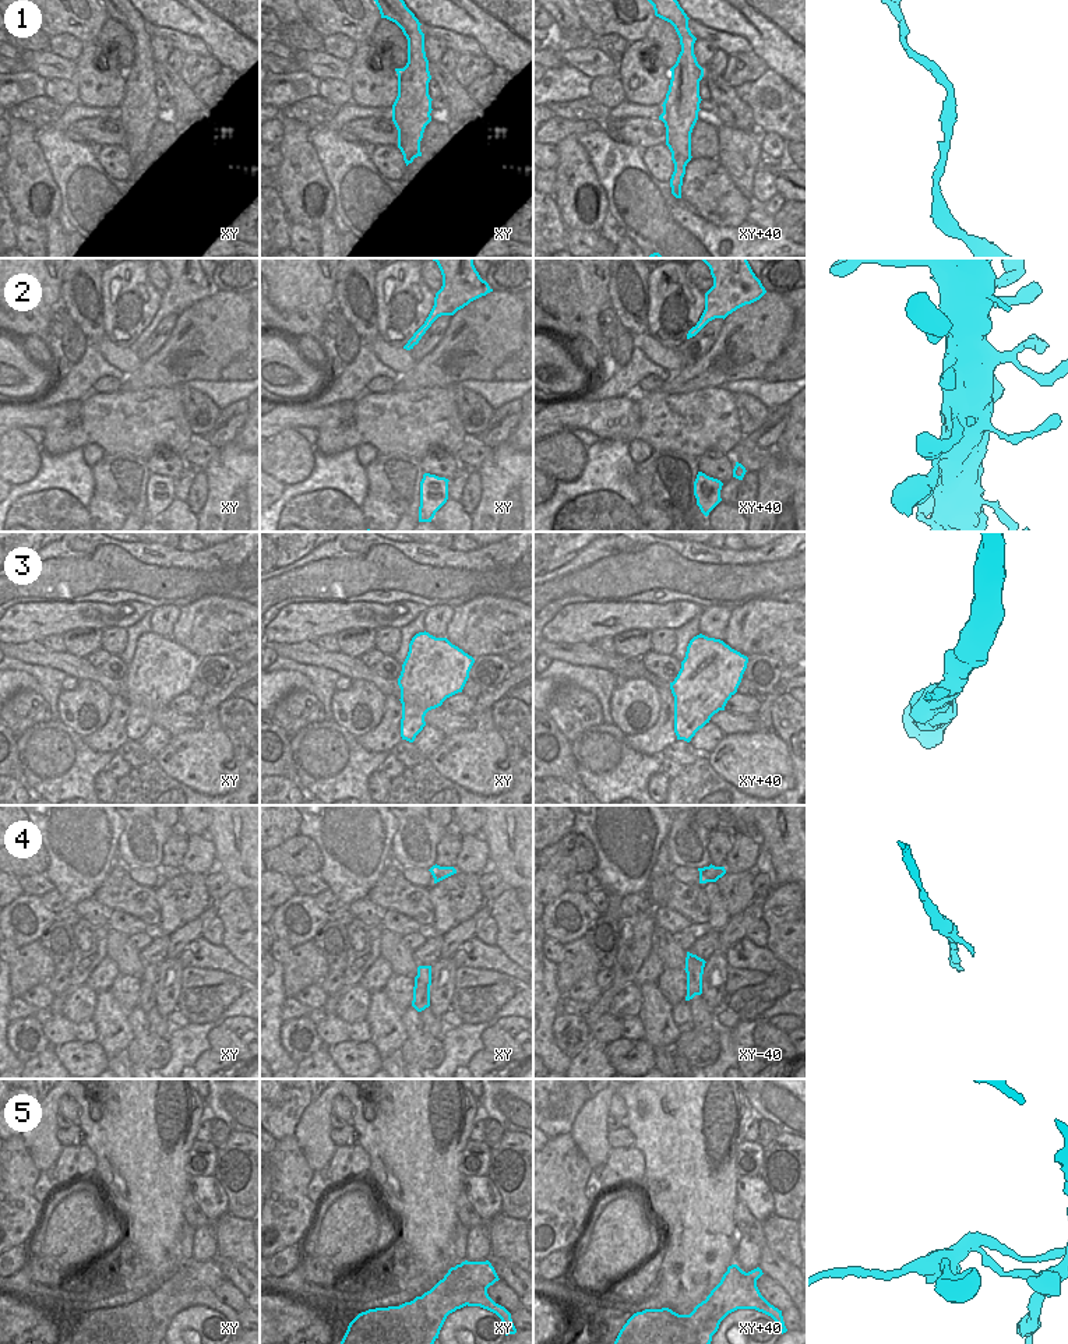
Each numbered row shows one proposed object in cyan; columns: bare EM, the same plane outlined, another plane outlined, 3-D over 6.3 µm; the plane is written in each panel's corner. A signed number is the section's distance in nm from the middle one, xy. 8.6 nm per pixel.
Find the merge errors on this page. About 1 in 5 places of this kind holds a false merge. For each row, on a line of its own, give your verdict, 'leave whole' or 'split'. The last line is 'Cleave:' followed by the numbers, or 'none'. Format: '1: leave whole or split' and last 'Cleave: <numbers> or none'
1: leave whole
2: leave whole
3: leave whole
4: leave whole
5: split
Cleave: 5

